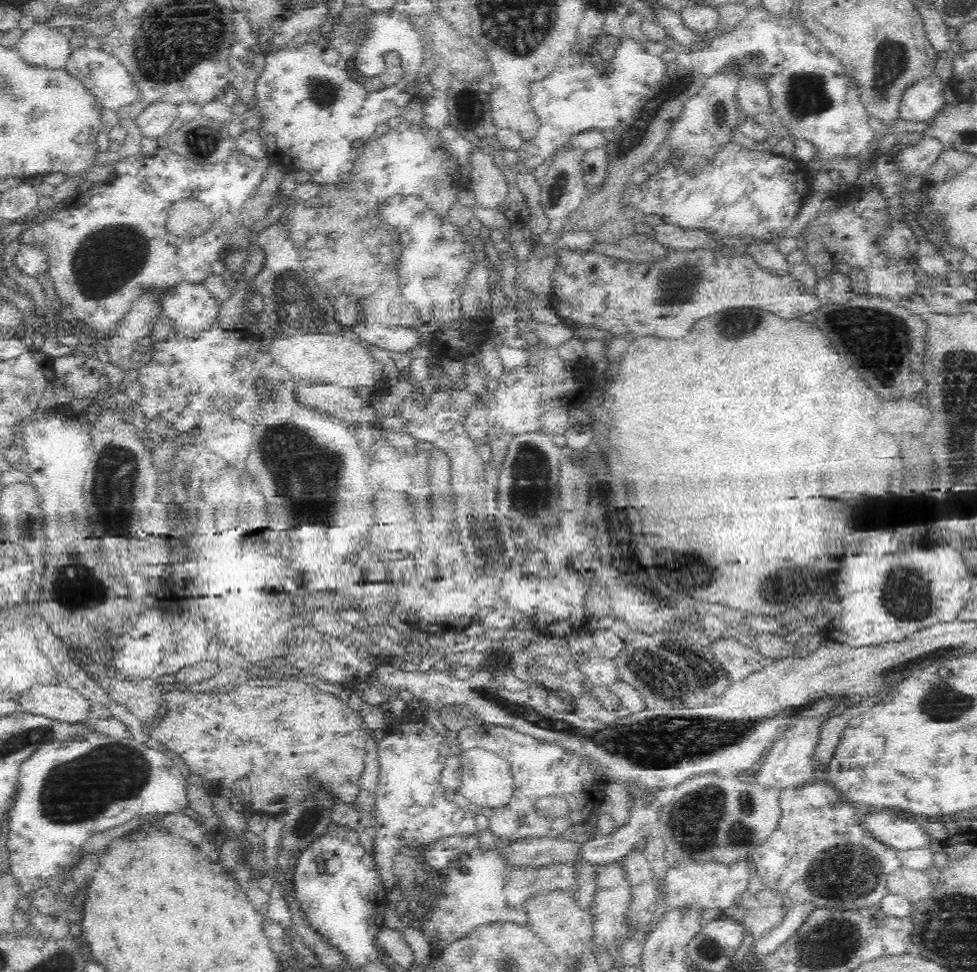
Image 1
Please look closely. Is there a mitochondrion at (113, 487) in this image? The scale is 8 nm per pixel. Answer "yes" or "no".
yes

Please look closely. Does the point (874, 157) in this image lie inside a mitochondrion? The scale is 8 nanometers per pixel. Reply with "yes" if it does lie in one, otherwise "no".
no

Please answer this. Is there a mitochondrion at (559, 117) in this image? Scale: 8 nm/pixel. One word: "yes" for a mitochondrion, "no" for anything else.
no

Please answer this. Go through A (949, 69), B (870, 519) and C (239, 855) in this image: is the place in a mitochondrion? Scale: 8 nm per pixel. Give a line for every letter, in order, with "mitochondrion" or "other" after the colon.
A: other
B: other
C: mitochondrion

